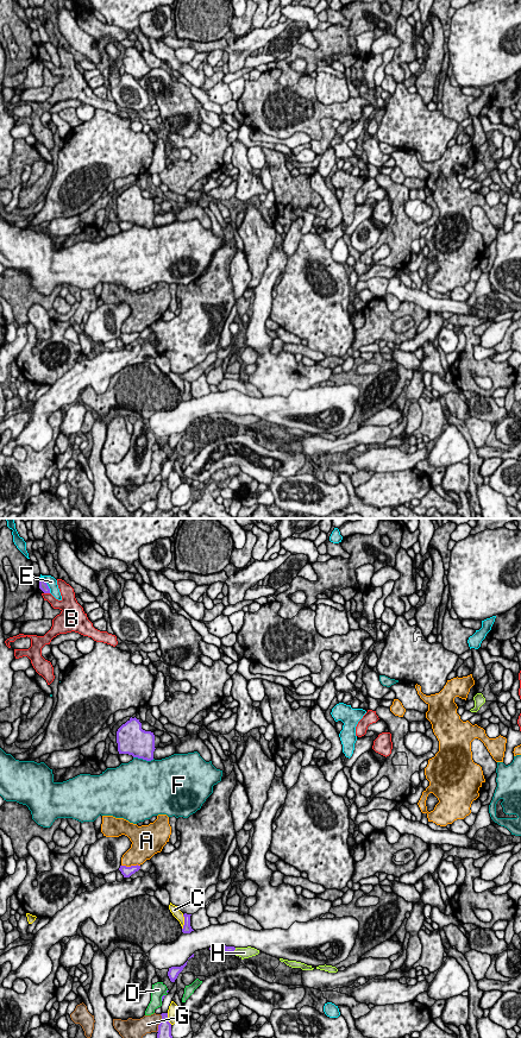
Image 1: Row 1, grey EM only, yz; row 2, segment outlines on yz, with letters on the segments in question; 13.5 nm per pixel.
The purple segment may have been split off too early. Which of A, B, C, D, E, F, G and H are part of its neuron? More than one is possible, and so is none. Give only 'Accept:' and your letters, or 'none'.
Accept: H

